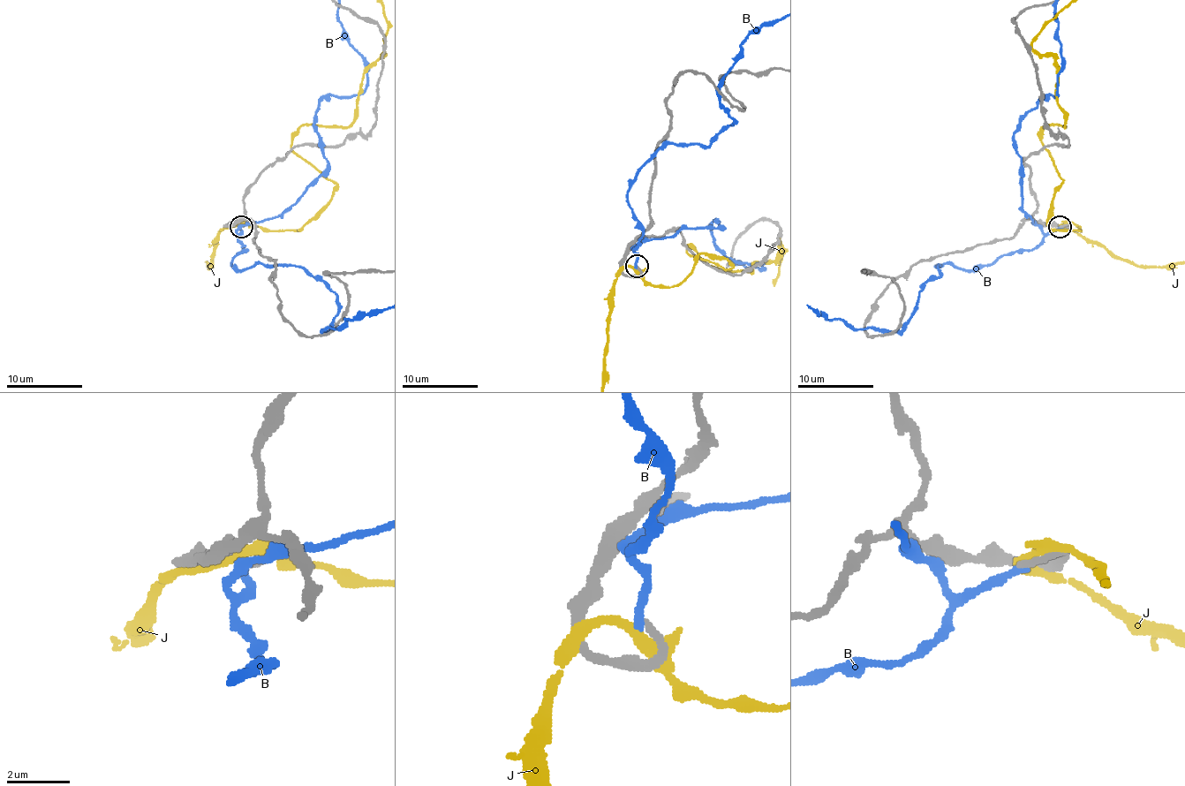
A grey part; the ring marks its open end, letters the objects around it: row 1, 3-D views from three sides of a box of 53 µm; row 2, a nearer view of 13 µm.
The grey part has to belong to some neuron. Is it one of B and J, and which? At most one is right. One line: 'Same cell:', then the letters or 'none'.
Same cell: none

